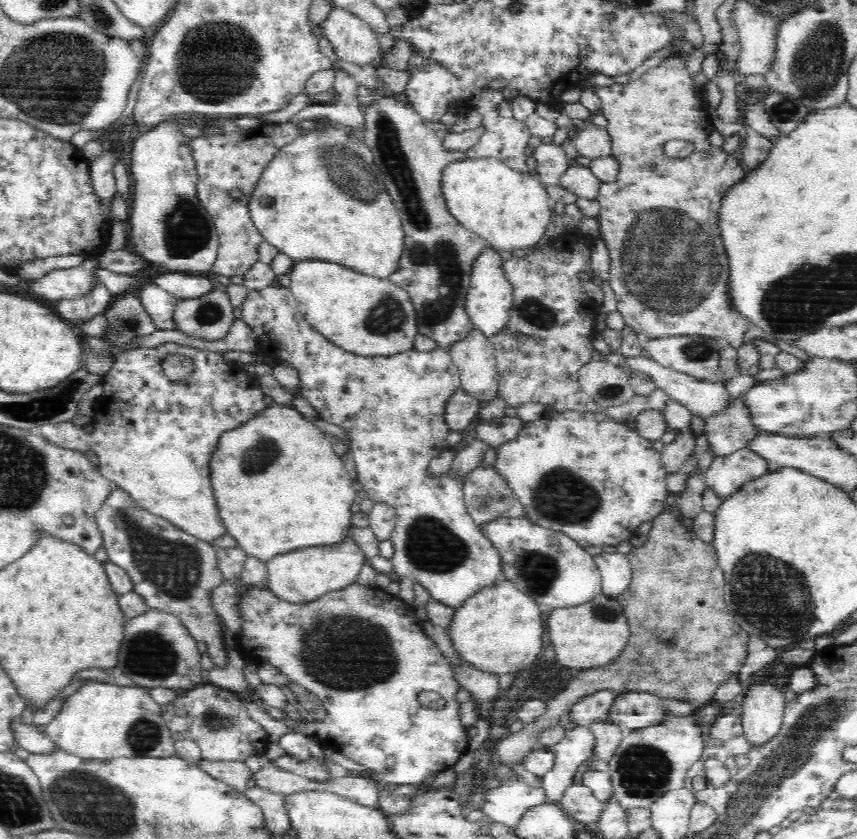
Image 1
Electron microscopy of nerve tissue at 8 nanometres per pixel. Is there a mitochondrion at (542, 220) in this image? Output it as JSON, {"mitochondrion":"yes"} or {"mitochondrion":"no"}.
{"mitochondrion":"no"}

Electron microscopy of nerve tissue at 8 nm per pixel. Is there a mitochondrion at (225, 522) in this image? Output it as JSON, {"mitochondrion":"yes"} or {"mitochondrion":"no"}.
{"mitochondrion":"no"}

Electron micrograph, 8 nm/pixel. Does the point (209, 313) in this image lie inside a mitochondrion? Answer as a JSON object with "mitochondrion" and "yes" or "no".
{"mitochondrion":"yes"}

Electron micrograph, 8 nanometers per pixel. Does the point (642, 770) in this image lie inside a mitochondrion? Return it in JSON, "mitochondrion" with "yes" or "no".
{"mitochondrion":"yes"}

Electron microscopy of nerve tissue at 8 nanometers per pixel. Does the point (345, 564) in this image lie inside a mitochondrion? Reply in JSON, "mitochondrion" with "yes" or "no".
{"mitochondrion":"no"}

